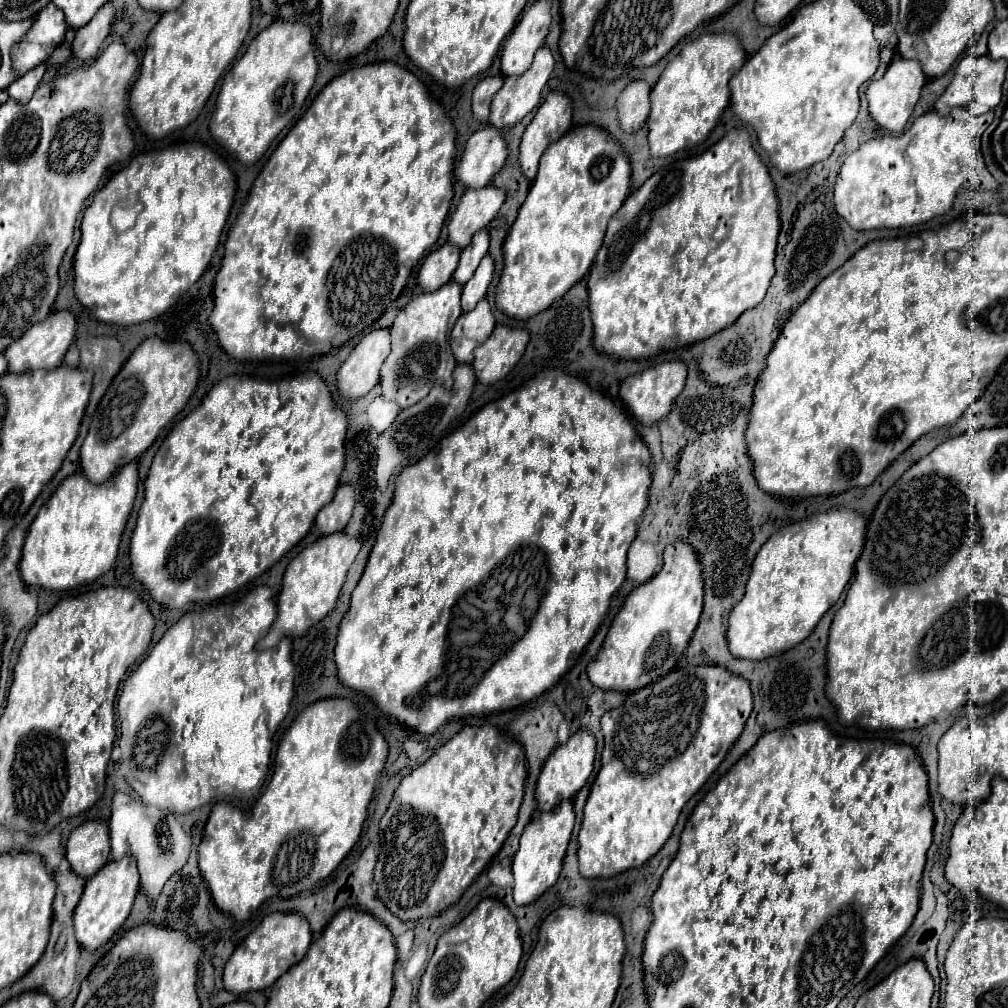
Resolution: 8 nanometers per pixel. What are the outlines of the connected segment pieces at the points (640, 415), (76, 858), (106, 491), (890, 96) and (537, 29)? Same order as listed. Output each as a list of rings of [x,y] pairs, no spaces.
[[[664,361],[656,367],[650,367],[642,373],[628,377],[620,385],[620,399],[626,405],[626,409],[636,417],[636,421],[644,425],[654,425],[672,411],[672,405],[676,397],[682,393],[684,385],[686,385],[686,365],[682,361]]]
[[[88,821],[76,827],[66,843],[66,859],[78,877],[90,879],[110,859],[108,825],[102,821]]]
[[[134,461],[116,471],[104,485],[90,483],[82,473],[66,477],[42,505],[26,535],[20,559],[24,583],[46,591],[68,591],[104,575],[116,561],[122,531],[134,507],[136,485],[138,467]]]
[[[894,59],[888,67],[888,71],[884,73],[882,79],[872,81],[866,89],[866,99],[868,99],[868,109],[870,109],[870,117],[882,127],[888,129],[892,133],[902,133],[912,111],[914,105],[920,97],[922,85],[926,83],[926,75],[922,73],[922,67],[916,59]]]
[[[538,1],[534,3],[512,35],[506,39],[504,49],[502,49],[502,73],[506,77],[510,75],[522,75],[530,69],[534,53],[542,47],[544,37],[548,35],[552,15],[550,15],[550,3],[548,1]]]

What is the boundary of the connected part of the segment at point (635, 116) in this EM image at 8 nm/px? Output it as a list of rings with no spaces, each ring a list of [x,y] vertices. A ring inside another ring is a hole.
[[[632,81],[616,101],[618,123],[624,133],[636,133],[650,113],[650,85],[646,81]]]

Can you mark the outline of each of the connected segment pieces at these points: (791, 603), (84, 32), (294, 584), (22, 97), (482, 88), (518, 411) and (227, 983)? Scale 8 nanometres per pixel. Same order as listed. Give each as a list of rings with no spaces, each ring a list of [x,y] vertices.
[[[834,509],[782,527],[756,555],[742,601],[728,619],[728,645],[734,657],[760,661],[802,643],[820,617],[838,601],[862,553],[866,519],[852,509]]]
[[[108,1],[108,5],[104,5],[104,9],[100,9],[100,13],[96,13],[96,17],[84,29],[76,31],[76,37],[72,41],[72,55],[82,61],[94,59],[98,55],[102,41],[110,33],[112,21],[114,21],[114,5]]]
[[[340,531],[328,537],[320,537],[312,545],[308,545],[302,553],[298,553],[286,567],[282,579],[282,591],[278,595],[278,615],[272,623],[270,633],[257,643],[257,650],[272,649],[284,637],[302,637],[312,625],[320,623],[334,609],[348,567],[354,563],[358,551],[360,551],[360,541]]]
[[[38,65],[36,69],[32,69],[32,71],[28,71],[26,75],[18,77],[18,79],[8,87],[10,97],[16,99],[18,103],[28,103],[28,101],[32,99],[34,91],[36,91],[36,87],[38,87],[38,83],[40,83],[44,71],[46,71],[46,67],[44,67],[44,65]]]
[[[496,75],[496,77],[484,77],[472,91],[472,115],[480,121],[486,123],[488,121],[488,109],[490,109],[490,101],[492,97],[500,91],[500,87],[504,85],[504,77]]]
[[[544,369],[522,389],[484,405],[444,437],[424,459],[408,465],[398,475],[392,505],[384,515],[362,579],[352,591],[350,609],[340,623],[334,649],[338,679],[346,687],[368,695],[382,713],[422,735],[432,735],[454,717],[500,713],[540,697],[574,667],[584,647],[594,637],[600,619],[606,615],[612,595],[626,579],[626,553],[636,537],[638,519],[646,509],[644,497],[648,497],[648,487],[652,483],[650,467],[652,459],[648,447],[614,401],[560,369]]]
[[[270,913],[262,923],[236,947],[224,967],[224,989],[230,993],[260,991],[270,987],[290,965],[300,961],[312,941],[308,921],[298,913]]]

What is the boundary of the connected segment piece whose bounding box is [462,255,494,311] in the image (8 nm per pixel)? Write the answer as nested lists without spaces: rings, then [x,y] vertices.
[[[486,255],[480,267],[476,269],[474,277],[462,287],[462,311],[472,311],[476,307],[476,303],[486,295],[492,275],[494,275],[494,261],[490,255]]]

